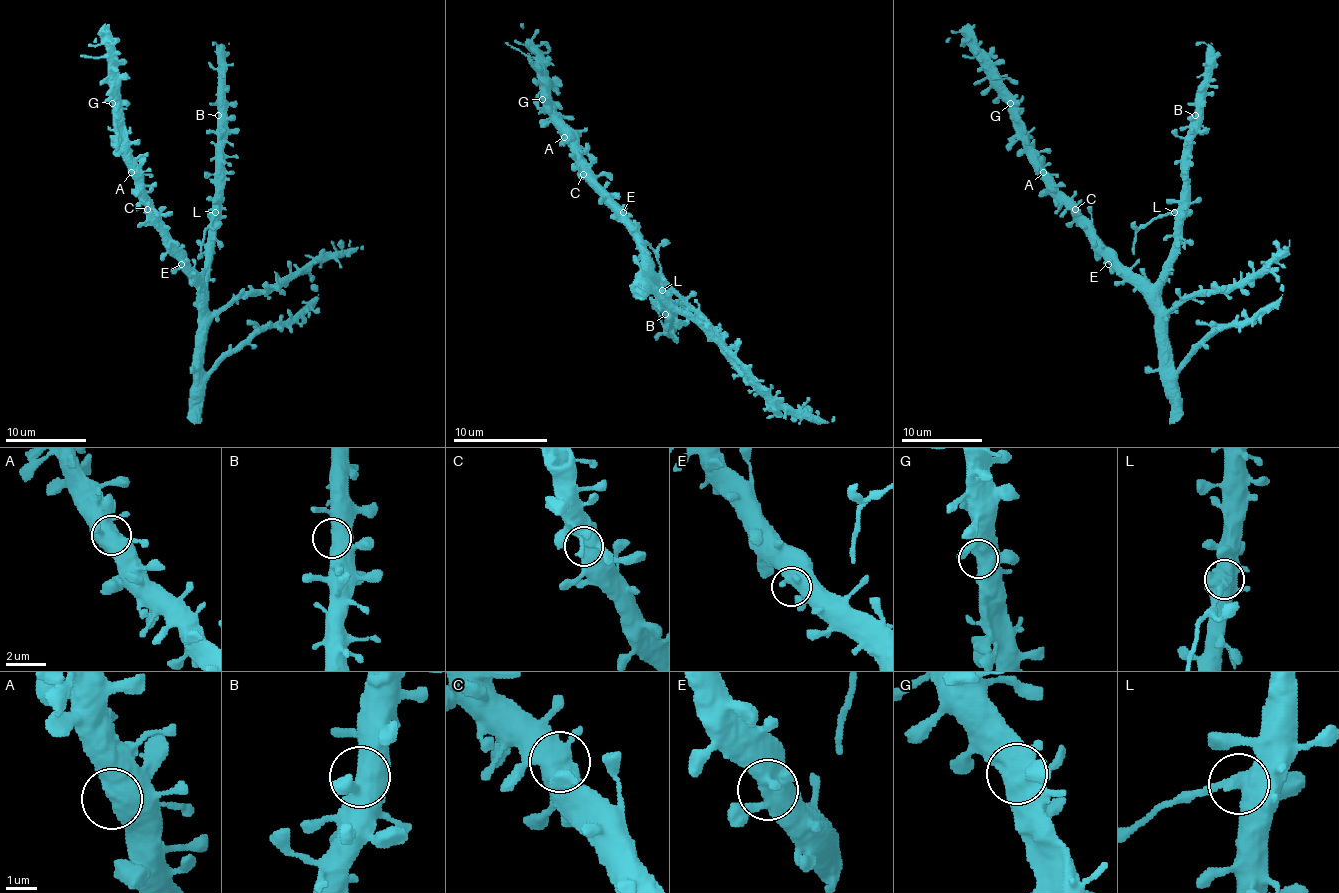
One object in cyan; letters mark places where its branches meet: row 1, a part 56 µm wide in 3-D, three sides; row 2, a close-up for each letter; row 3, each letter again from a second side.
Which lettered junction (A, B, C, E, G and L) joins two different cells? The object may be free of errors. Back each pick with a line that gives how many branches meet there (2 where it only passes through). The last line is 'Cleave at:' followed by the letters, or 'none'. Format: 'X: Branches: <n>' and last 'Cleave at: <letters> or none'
L: Branches: 2
Cleave at: L

